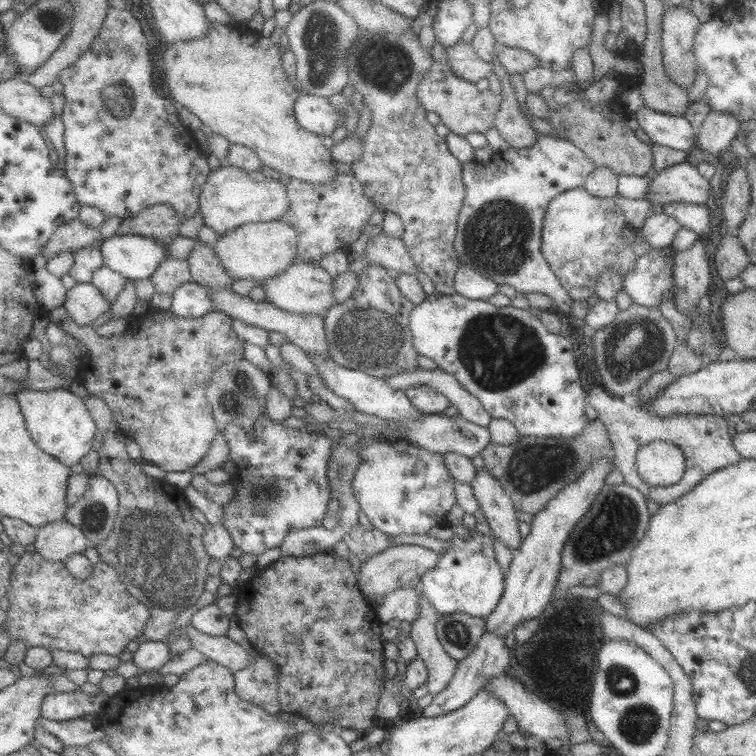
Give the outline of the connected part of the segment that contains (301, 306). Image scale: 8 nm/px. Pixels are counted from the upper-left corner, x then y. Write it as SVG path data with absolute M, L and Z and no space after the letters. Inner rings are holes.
M299 260L283 275L267 281L267 298L278 308L300 314L327 315L340 302L336 298L335 276L319 262Z

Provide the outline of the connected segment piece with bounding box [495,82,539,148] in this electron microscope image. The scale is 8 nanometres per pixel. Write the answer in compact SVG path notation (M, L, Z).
M504 82L501 88L501 94L504 94L504 98L501 97L500 108L496 113L496 130L511 147L526 148L532 146L539 133L524 117L512 84Z

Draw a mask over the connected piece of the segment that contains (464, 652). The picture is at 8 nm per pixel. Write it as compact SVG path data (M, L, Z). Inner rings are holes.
M463 612L442 615L439 635L446 650L456 659L468 658L485 637L488 619Z

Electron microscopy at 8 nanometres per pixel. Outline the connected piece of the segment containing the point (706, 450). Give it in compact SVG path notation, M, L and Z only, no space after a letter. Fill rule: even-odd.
M602 385L594 386L591 389L590 393L588 392L587 404L591 406L599 415L599 420L602 420L606 424L605 428L607 429L609 440L611 441L613 451L613 462L614 467L617 469L620 474L624 477L624 483L628 486L638 489L642 495L644 495L647 500L654 500L660 505L668 504L676 499L679 499L684 494L690 492L692 488L700 484L704 478L711 476L714 472L720 470L720 468L725 468L734 464L737 464L738 461L742 460L740 453L734 449L733 436L730 435L730 432L733 430L726 420L726 417L720 417L716 415L692 415L692 414L682 414L676 416L650 416L648 412L642 410L640 406L628 406L622 397L612 395L606 388ZM653 441L664 441L676 445L676 447L682 450L682 453L686 456L686 472L682 476L682 480L677 484L672 484L669 488L666 486L650 486L646 484L642 478L638 475L636 468L636 456L638 450L642 446L649 444Z

